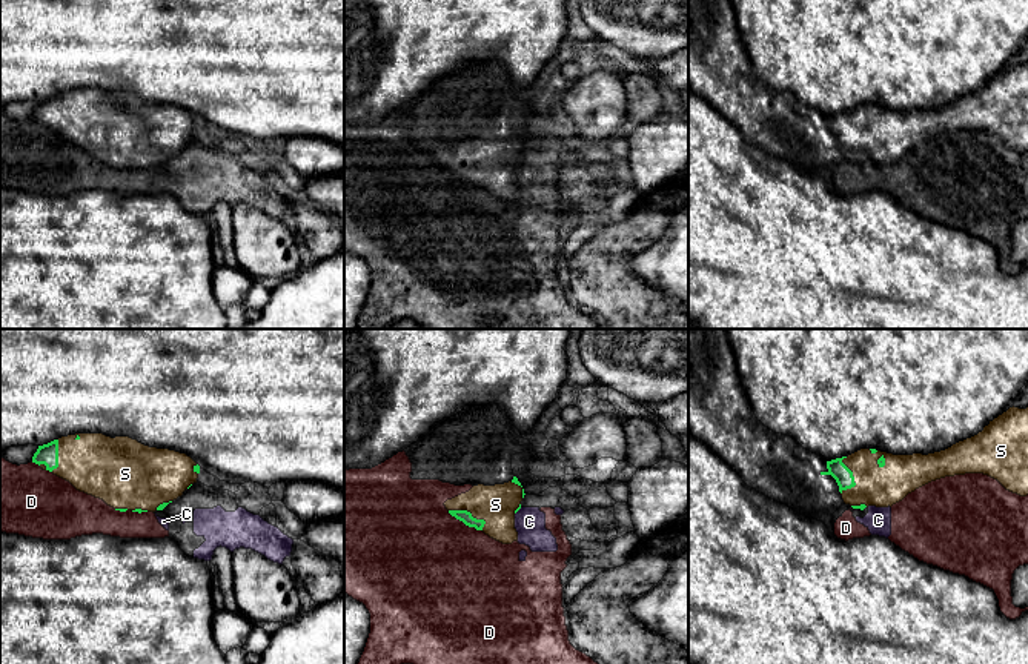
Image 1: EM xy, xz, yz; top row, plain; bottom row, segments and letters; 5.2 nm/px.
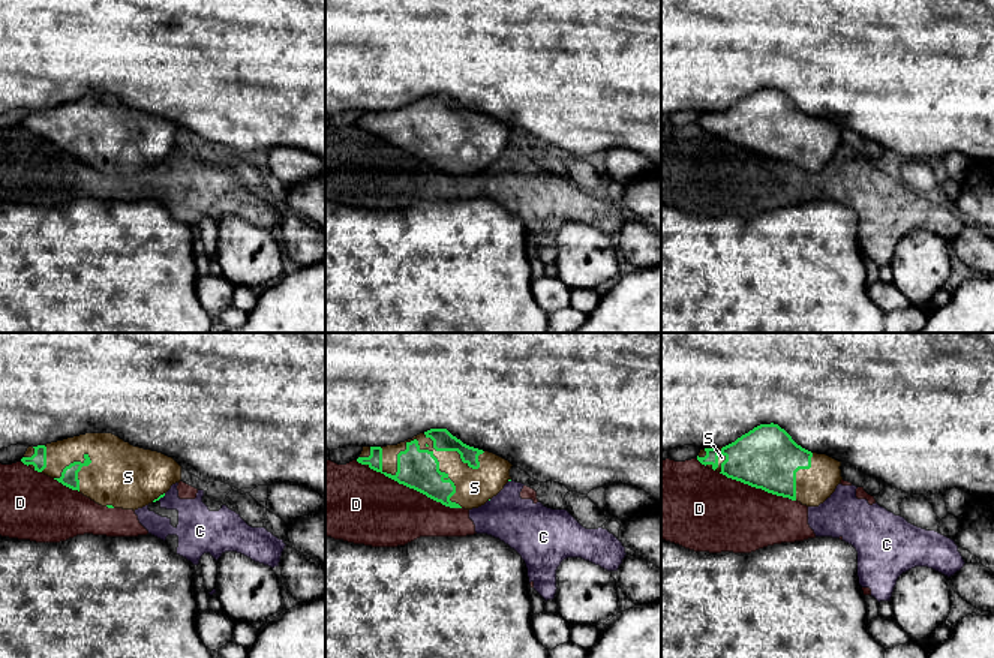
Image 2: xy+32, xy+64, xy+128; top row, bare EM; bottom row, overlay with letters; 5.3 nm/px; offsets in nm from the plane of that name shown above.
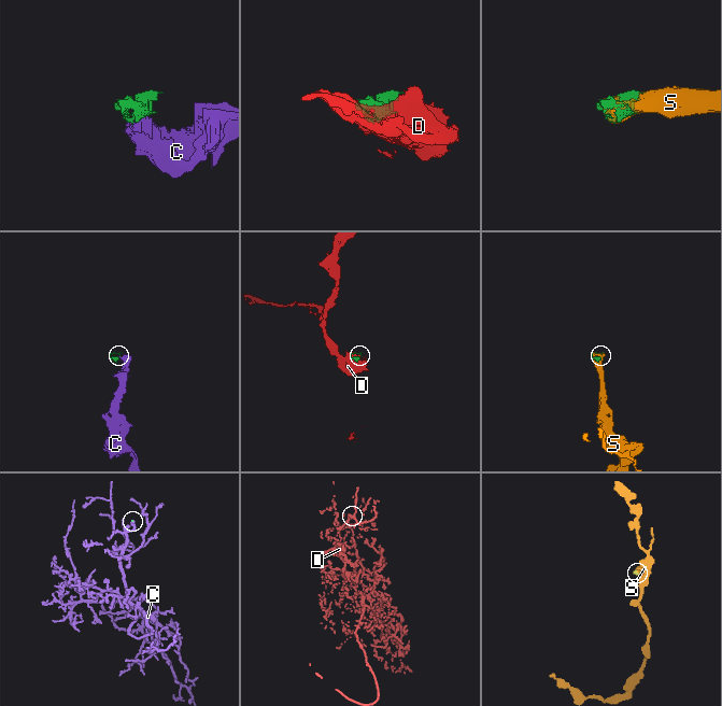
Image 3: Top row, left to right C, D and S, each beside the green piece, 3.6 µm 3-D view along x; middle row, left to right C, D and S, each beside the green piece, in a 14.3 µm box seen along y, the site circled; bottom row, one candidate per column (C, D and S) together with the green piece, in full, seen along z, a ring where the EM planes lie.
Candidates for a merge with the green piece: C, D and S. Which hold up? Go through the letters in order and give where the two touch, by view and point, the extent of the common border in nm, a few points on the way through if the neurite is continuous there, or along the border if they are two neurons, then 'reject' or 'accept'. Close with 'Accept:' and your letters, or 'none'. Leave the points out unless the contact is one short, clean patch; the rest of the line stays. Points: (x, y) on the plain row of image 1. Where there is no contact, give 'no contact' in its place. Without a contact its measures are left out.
C: xz (518, 165) | 50 nm | along xz (521, 163), (515, 169) | reject
D: xz (464, 179) | 220 nm | reject
S: xz (466, 166) | 220 nm | accept
Accept: S

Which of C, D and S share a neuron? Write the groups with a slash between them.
C D / S

